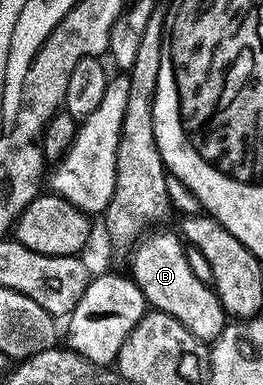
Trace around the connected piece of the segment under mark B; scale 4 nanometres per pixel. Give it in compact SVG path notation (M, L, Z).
M160 230L149 231L130 252L132 281L138 286L138 290L142 290L145 301L155 311L170 314L170 318L182 322L182 326L186 326L186 330L190 330L194 338L205 342L216 341L230 317L215 288L211 283L201 282L194 270L190 270L185 241L175 231L156 231Z

